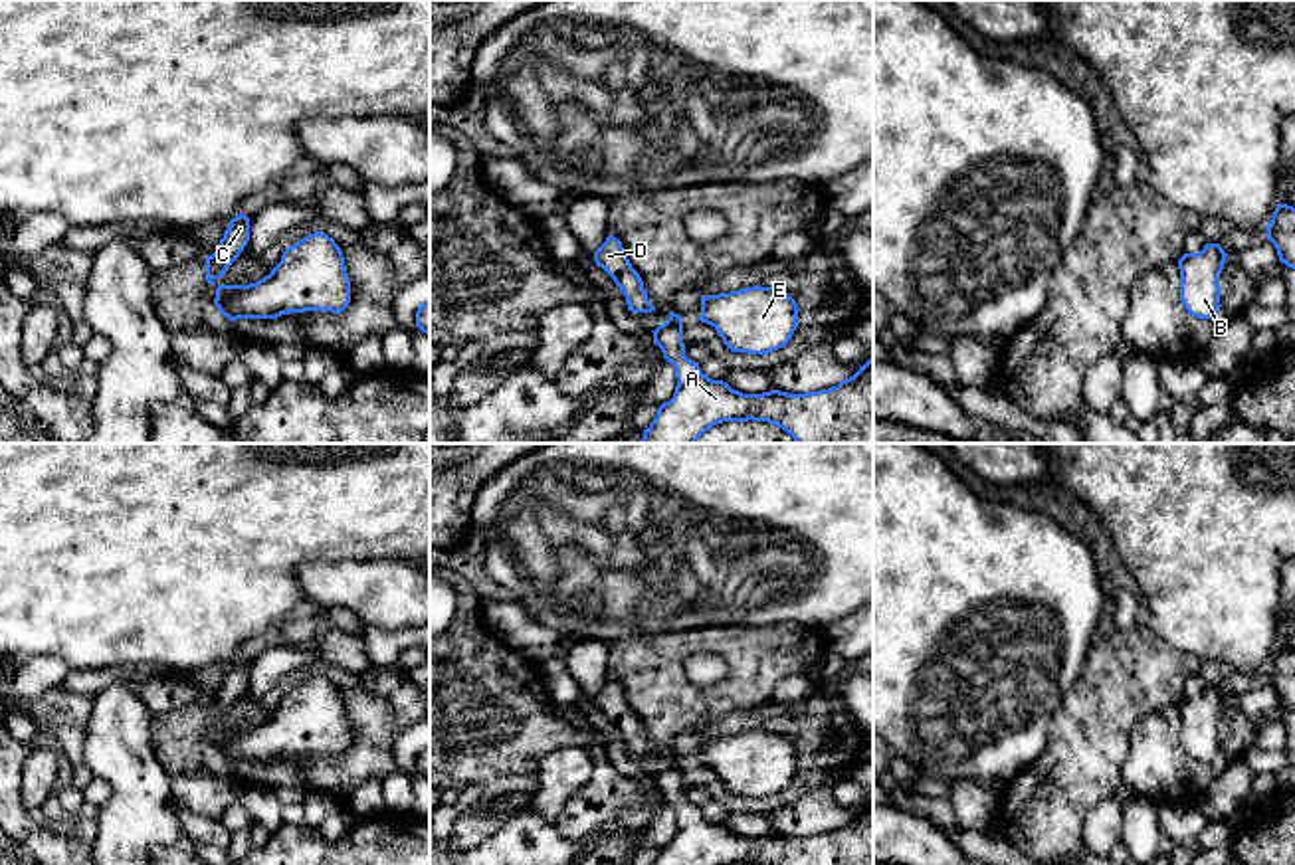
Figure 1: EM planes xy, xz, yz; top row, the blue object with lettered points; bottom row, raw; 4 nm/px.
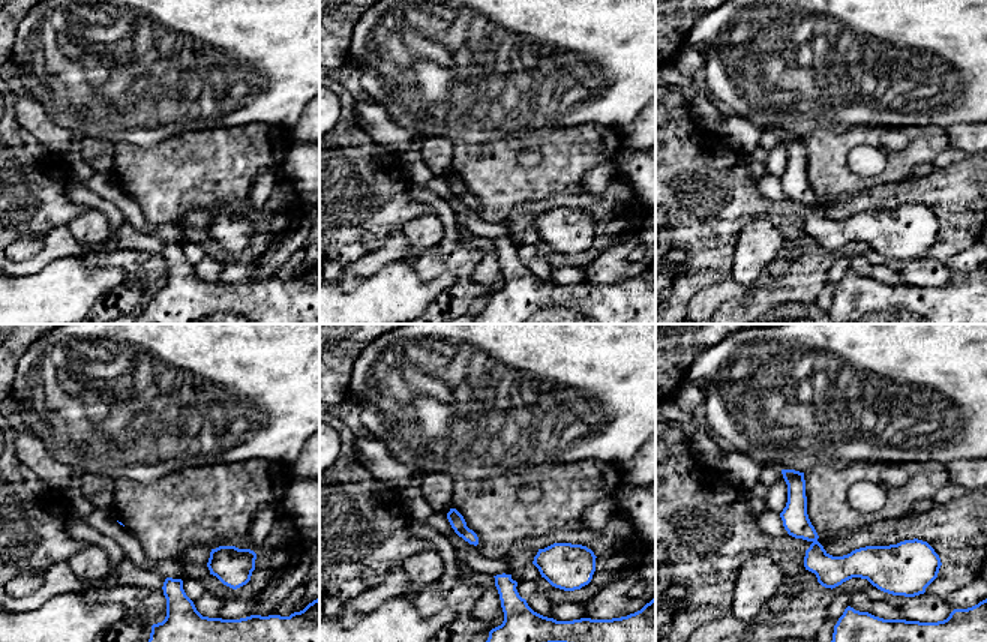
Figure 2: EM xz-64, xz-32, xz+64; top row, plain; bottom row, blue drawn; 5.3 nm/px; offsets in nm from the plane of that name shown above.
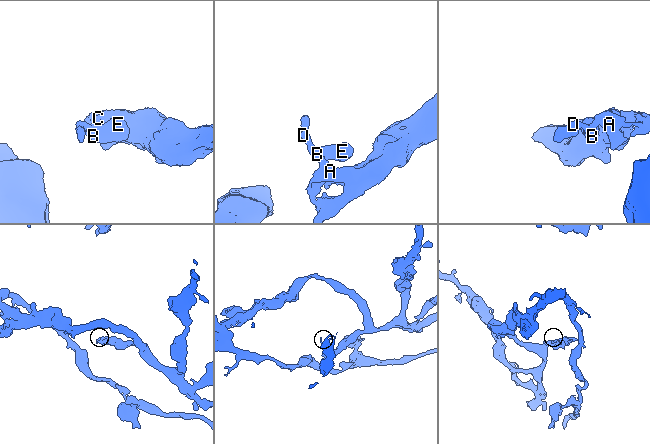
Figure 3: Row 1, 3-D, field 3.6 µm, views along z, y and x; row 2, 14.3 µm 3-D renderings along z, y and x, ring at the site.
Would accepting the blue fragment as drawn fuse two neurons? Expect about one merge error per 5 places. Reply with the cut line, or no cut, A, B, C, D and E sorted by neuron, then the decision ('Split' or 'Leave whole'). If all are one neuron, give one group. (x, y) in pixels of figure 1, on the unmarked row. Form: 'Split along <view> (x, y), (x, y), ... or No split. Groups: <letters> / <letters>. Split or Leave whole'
No split. Groups: A B C D E. Leave whole

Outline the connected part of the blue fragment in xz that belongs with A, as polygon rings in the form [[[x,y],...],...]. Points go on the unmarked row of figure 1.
[[[669,754],[669,762],[651,776],[653,788],[673,808],[677,821],[673,841],[657,851],[653,865],[873,865],[873,800],[853,819],[828,833],[743,837],[723,823],[709,821],[699,806],[685,800],[681,758]]]

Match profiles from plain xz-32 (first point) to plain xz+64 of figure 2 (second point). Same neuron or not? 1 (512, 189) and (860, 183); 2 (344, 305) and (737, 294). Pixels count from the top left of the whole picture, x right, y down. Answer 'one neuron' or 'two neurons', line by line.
1: one neuron
2: one neuron

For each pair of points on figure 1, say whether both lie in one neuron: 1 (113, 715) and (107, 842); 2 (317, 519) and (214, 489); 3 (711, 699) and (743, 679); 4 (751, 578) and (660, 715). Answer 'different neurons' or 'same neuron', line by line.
1: same neuron
2: same neuron
3: same neuron
4: different neurons

